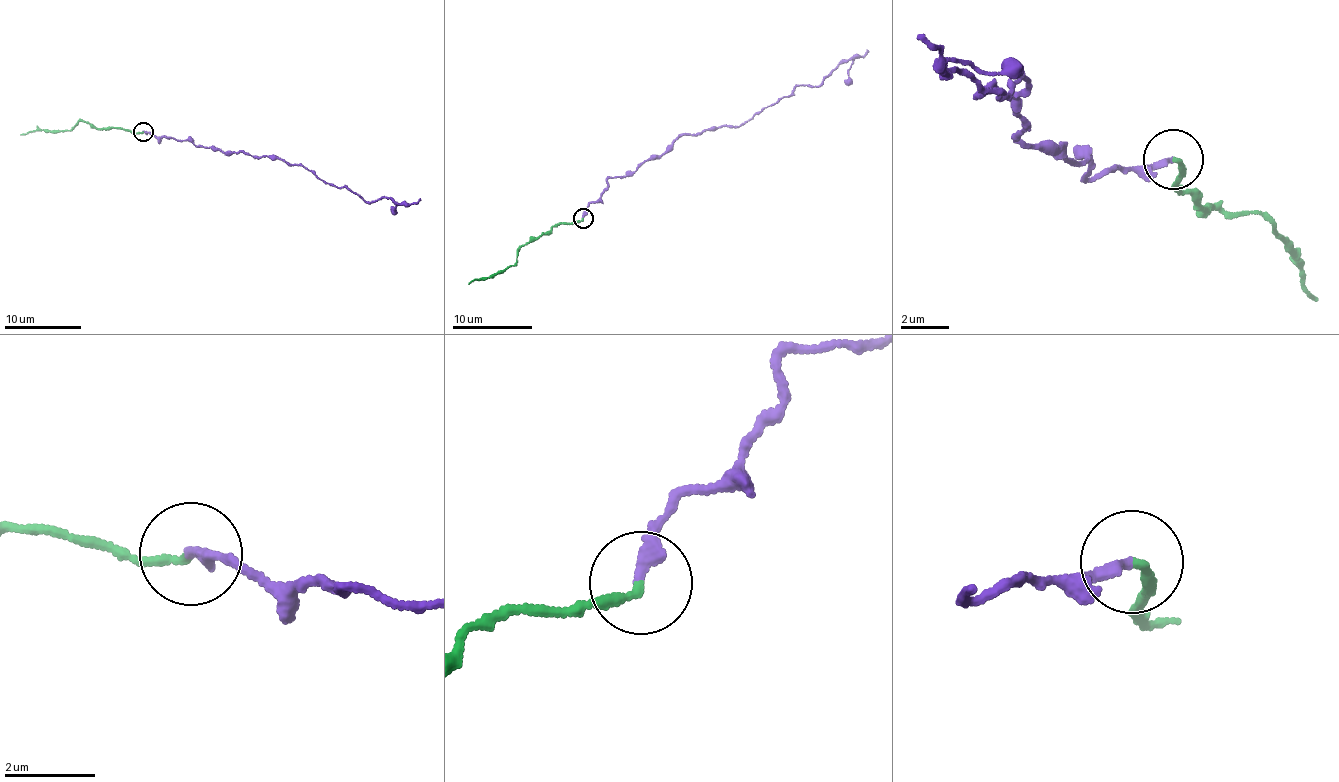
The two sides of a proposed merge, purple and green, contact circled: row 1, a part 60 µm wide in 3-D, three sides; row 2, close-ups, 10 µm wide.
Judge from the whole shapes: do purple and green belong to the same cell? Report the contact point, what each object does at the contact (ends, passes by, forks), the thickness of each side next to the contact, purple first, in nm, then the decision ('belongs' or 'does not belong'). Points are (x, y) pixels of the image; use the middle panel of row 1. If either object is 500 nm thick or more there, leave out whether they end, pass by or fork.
(583, 218) | purple ends | green ends | 260/190 nm | belongs

